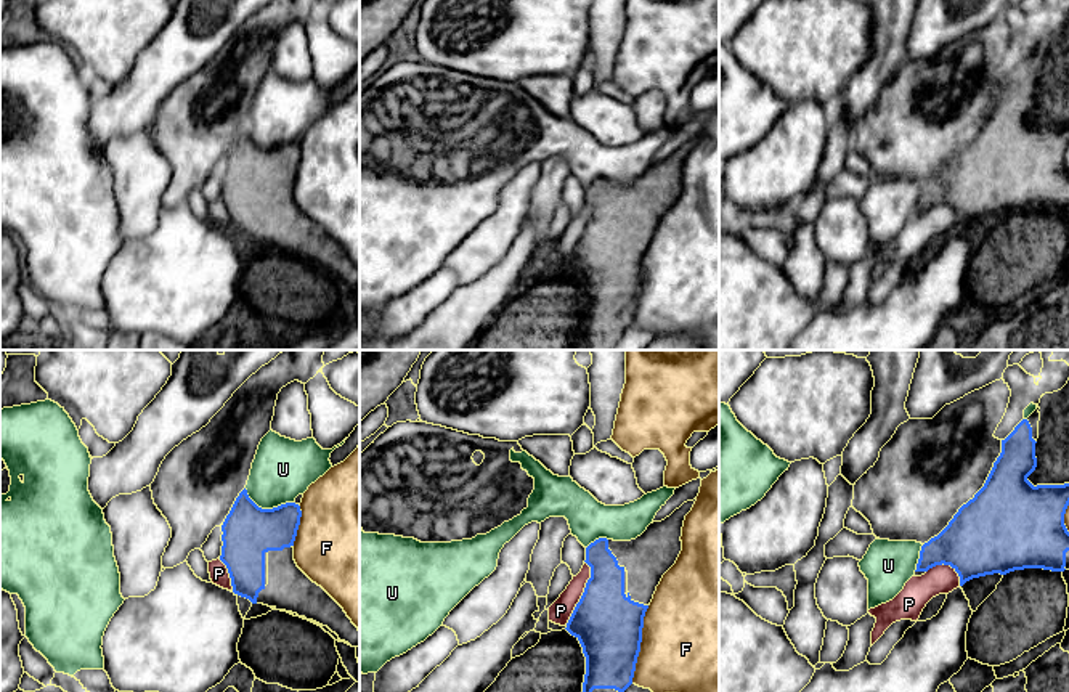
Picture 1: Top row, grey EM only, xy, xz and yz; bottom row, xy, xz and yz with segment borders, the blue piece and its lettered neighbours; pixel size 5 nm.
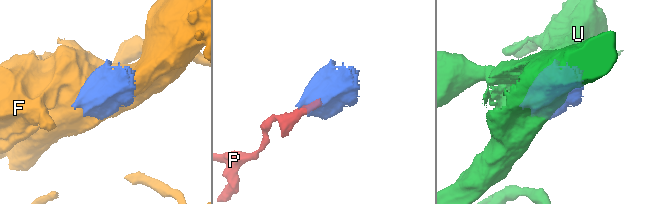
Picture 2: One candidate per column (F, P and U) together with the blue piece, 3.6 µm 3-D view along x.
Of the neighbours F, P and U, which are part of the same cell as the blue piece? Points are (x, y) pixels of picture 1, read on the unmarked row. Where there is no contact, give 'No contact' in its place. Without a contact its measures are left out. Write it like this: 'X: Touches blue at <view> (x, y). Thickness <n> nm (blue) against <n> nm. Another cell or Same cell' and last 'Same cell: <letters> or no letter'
F: Touches blue at xz (639, 284). Thickness 340 nm (blue) against 480 nm. Another cell
P: Touches blue at xz (583, 233). Thickness 340 nm (blue) against 110 nm. Another cell
U: Touches blue at xy (267, 150). Thickness 260 nm (blue) against 300 nm. Another cell
Same cell: no letter

